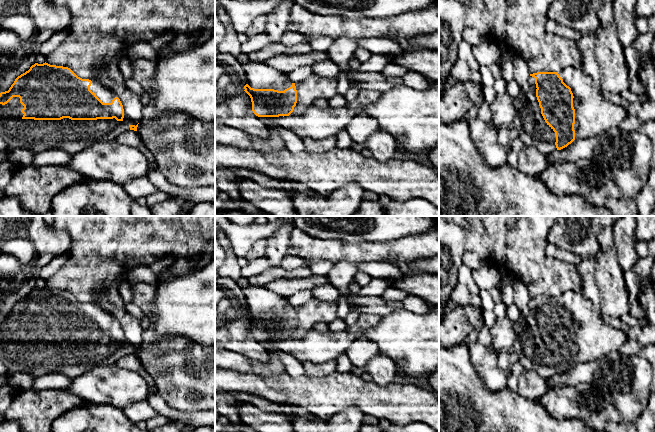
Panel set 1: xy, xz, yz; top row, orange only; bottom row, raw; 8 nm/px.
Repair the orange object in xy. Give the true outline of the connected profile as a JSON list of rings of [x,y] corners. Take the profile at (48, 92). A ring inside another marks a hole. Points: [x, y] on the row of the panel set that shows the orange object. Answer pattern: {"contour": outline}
{"contour": [[[35,63],[30,67],[28,71],[18,76],[14,83],[11,85],[8,91],[0,93],[0,135],[5,139],[8,145],[8,149],[13,150],[15,148],[28,149],[34,153],[47,151],[49,149],[64,150],[69,154],[76,154],[91,144],[98,141],[114,141],[122,133],[134,130],[137,131],[138,124],[126,125],[123,123],[124,109],[120,99],[109,88],[103,86],[96,80],[82,79],[78,77],[70,68],[63,66],[50,65],[48,63],[38,64]]]}

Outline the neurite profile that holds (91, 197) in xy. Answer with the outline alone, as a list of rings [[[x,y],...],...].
[[[87,178],[56,194],[50,211],[52,216],[131,216],[132,202],[122,185]]]

